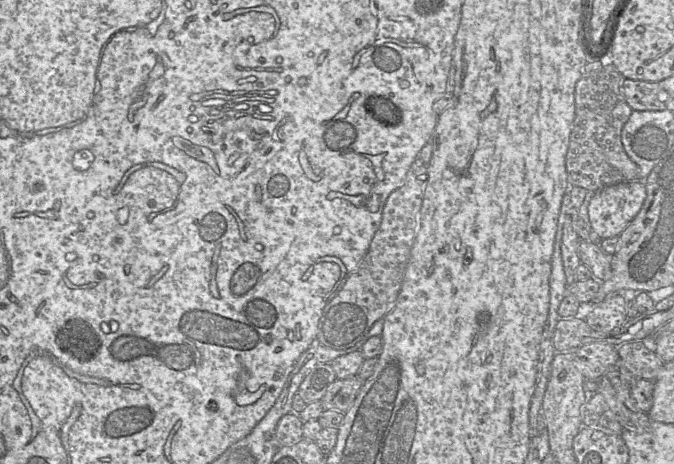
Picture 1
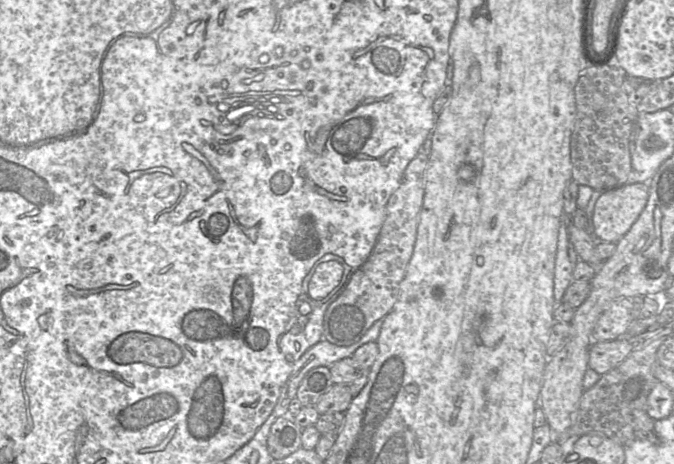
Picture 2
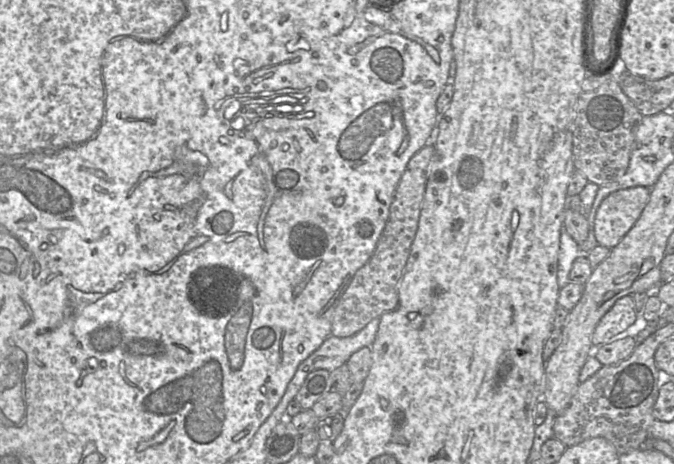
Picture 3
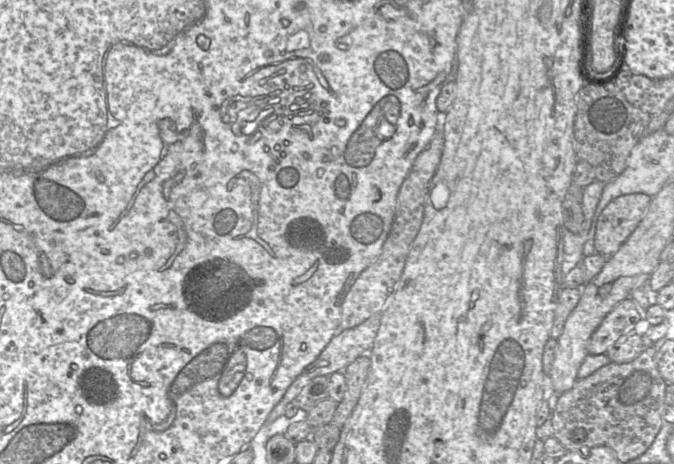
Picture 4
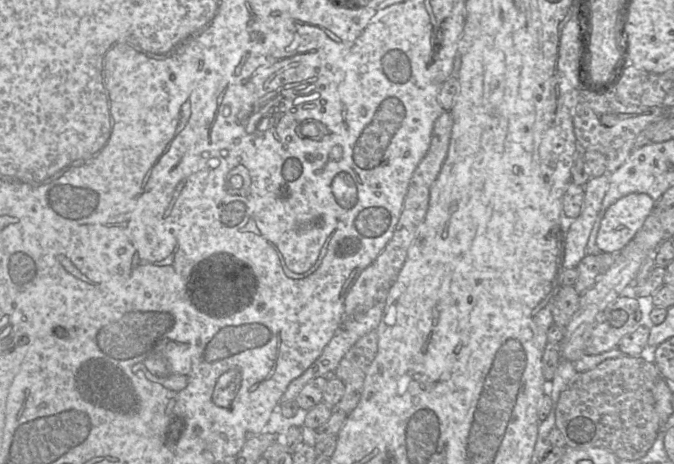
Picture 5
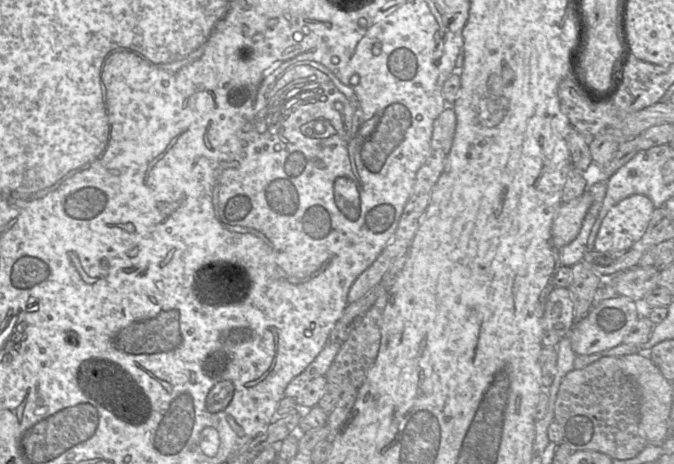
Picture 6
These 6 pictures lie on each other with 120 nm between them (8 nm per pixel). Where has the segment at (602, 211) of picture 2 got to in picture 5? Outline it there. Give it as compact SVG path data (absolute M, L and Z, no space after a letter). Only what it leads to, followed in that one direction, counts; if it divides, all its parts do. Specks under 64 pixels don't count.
M631 193L613 203L601 221L597 252L619 253L642 228L656 202L646 193Z

